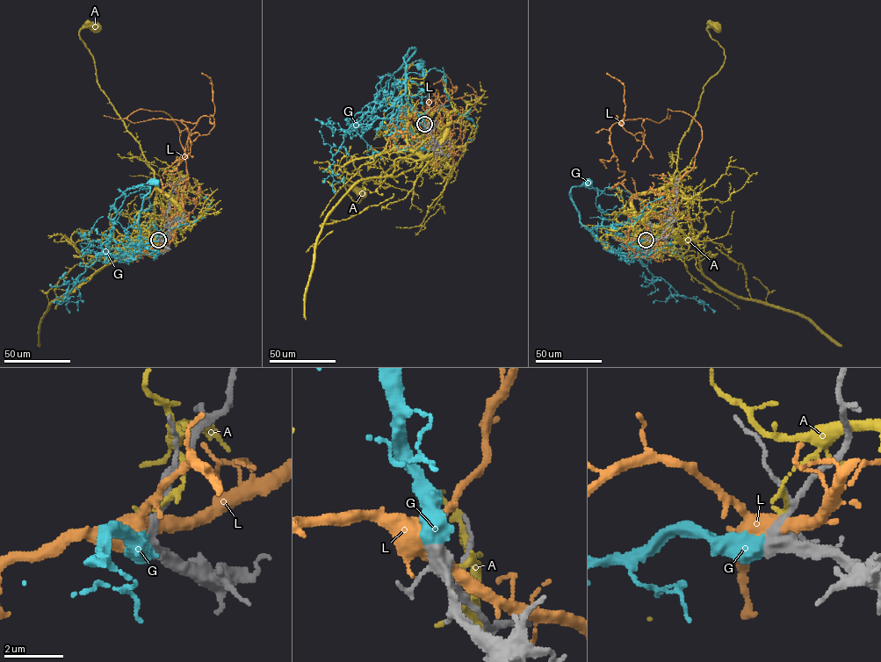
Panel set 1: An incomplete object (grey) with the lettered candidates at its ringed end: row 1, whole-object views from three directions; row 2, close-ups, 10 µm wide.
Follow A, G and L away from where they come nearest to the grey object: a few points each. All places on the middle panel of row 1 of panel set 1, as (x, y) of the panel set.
A: (425, 125), (436, 143), (447, 114), (434, 112), (420, 152), (366, 181), (358, 203), (345, 186), (361, 193)
G: (424, 124), (405, 95), (403, 59), (408, 49), (415, 48), (398, 69), (418, 60), (422, 61), (420, 66)
L: (425, 124), (450, 130), (445, 179), (393, 142), (445, 102), (480, 98), (458, 120), (446, 110)

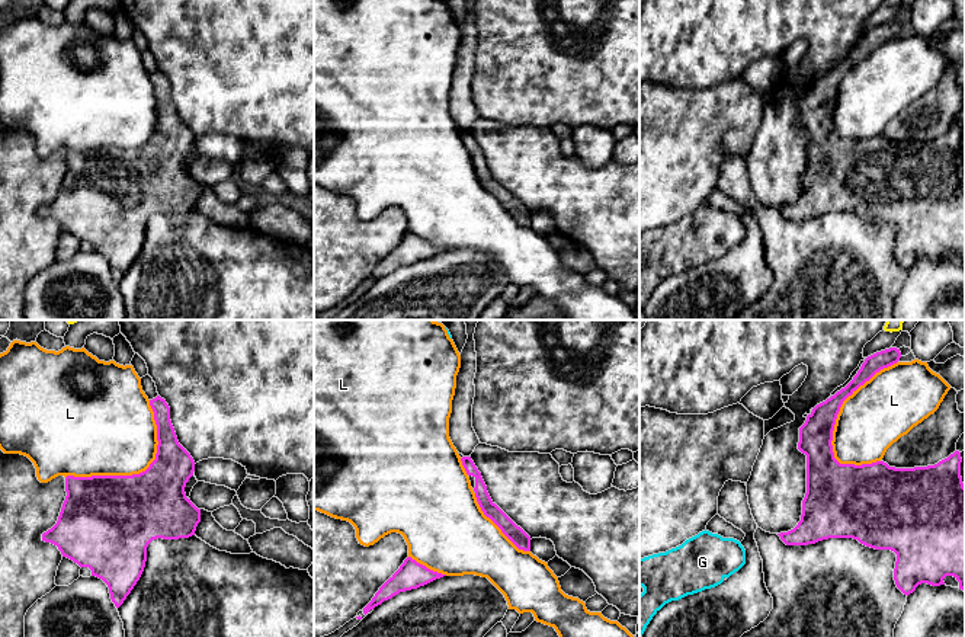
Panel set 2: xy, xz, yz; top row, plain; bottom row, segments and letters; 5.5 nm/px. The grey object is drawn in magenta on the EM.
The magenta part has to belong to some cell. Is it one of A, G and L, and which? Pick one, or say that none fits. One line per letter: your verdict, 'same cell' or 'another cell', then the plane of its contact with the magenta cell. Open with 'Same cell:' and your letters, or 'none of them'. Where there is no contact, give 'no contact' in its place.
Same cell: G
A: another cell | no contact
G: same cell | no contact
L: another cell | yz

